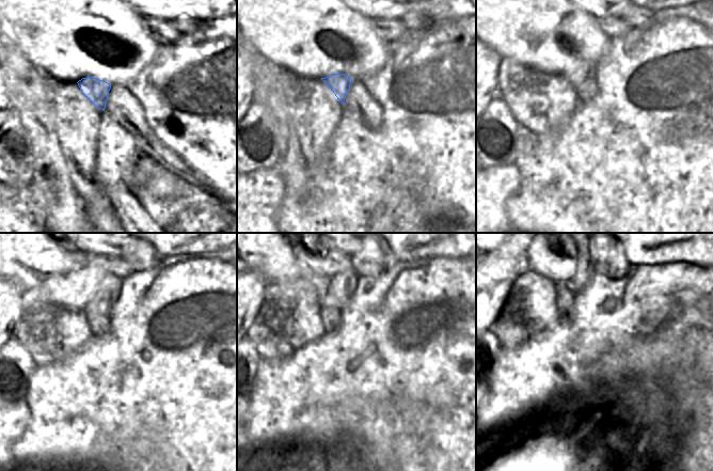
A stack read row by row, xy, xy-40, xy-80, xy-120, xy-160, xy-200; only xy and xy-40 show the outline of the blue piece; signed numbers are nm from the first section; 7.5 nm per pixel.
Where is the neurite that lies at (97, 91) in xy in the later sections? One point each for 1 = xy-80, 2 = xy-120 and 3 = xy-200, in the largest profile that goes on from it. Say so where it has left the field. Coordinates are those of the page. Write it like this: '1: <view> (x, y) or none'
1: xy-80 (576, 76)
2: xy-120 (99, 304)
3: xy-200 (584, 271)

